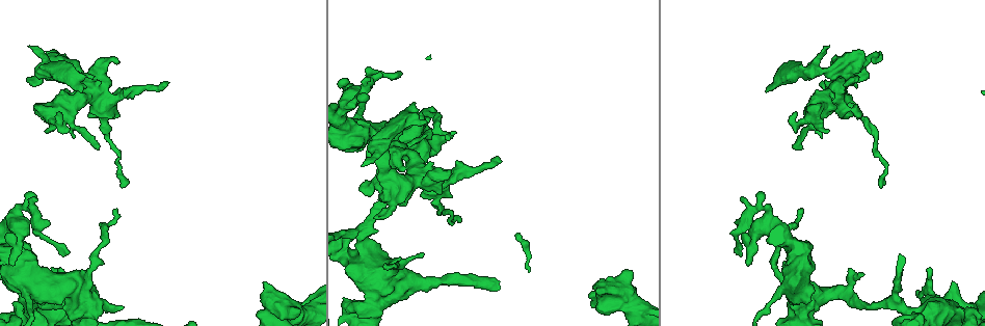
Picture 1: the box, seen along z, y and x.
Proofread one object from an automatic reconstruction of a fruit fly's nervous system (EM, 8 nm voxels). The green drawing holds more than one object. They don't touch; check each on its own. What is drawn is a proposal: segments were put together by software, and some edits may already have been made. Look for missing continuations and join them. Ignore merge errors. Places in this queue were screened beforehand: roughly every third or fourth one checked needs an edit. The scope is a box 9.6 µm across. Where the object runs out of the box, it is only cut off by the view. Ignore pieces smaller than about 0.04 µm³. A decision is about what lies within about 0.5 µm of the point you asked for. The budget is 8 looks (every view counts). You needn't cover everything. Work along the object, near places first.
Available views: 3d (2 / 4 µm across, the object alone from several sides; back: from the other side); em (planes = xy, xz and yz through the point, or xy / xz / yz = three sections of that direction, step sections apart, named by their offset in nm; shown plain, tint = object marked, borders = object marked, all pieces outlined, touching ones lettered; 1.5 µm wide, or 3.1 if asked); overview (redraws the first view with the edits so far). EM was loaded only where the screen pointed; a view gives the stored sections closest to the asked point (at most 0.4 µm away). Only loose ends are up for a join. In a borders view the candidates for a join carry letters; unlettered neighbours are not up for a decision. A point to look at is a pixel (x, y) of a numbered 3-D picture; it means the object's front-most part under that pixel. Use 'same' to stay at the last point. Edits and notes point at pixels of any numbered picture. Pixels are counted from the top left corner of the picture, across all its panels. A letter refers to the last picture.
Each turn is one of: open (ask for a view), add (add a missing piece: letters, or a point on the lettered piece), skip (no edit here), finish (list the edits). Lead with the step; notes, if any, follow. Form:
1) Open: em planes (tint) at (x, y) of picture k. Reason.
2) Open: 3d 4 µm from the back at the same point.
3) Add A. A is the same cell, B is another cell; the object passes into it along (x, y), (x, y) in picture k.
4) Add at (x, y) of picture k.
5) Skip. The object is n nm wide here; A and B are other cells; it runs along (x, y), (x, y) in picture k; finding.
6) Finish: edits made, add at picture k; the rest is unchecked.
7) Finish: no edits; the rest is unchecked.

Open: em yz step 4 (tint) at (30, 46) of picture 1. An open end.

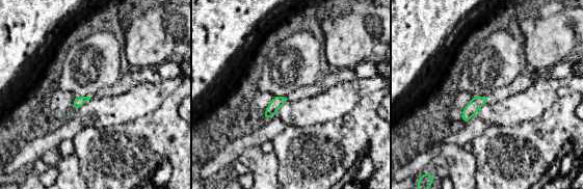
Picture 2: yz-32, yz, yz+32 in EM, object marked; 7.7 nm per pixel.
Open: em planes (borders) at the same point.

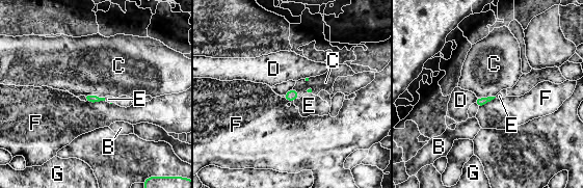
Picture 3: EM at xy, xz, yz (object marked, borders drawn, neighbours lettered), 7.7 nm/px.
Add E. E is the same cell, B, C, D, F and G are other cells; it goes on there.

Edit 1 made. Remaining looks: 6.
Open: 3d 2 µm at (415, 105) of picture 1. Free end.

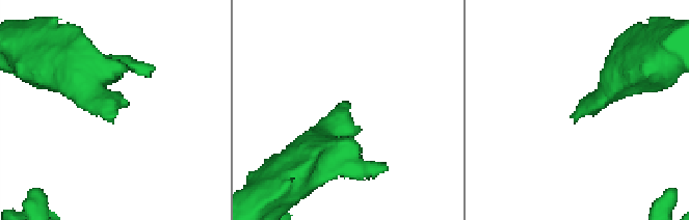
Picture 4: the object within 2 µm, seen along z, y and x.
Open: em xy step 4 (borders) at (346, 107) of picture 4.

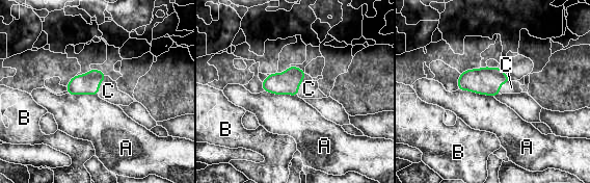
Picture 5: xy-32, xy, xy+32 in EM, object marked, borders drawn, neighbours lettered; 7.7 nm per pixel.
Open: em planes (borders) at the same point.

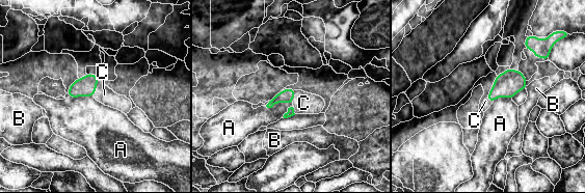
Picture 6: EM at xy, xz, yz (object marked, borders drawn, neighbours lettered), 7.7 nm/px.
Add C. C is the same cell, A and B are other cells; the object passes into it along (86, 86), (96, 88), (104, 94) in picture 6; it goes on there.

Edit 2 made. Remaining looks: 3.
Open: em planes (plain) at (107, 311) of picture 1. An open end.

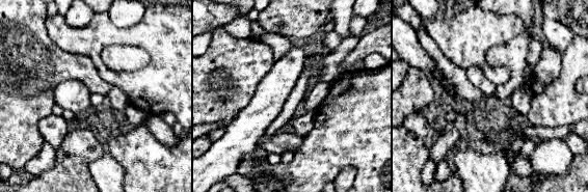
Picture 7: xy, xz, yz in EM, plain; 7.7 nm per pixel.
Open: em planes (borders) at the same point.

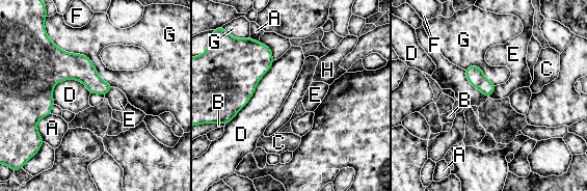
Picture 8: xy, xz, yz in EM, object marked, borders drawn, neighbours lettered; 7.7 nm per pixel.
Skip. A, B, C, D, E, F, G and H are other cells; none of them fits.

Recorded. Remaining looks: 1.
Finish: edits made, add at picture 3, add at picture 6; the rest is unchecked.

